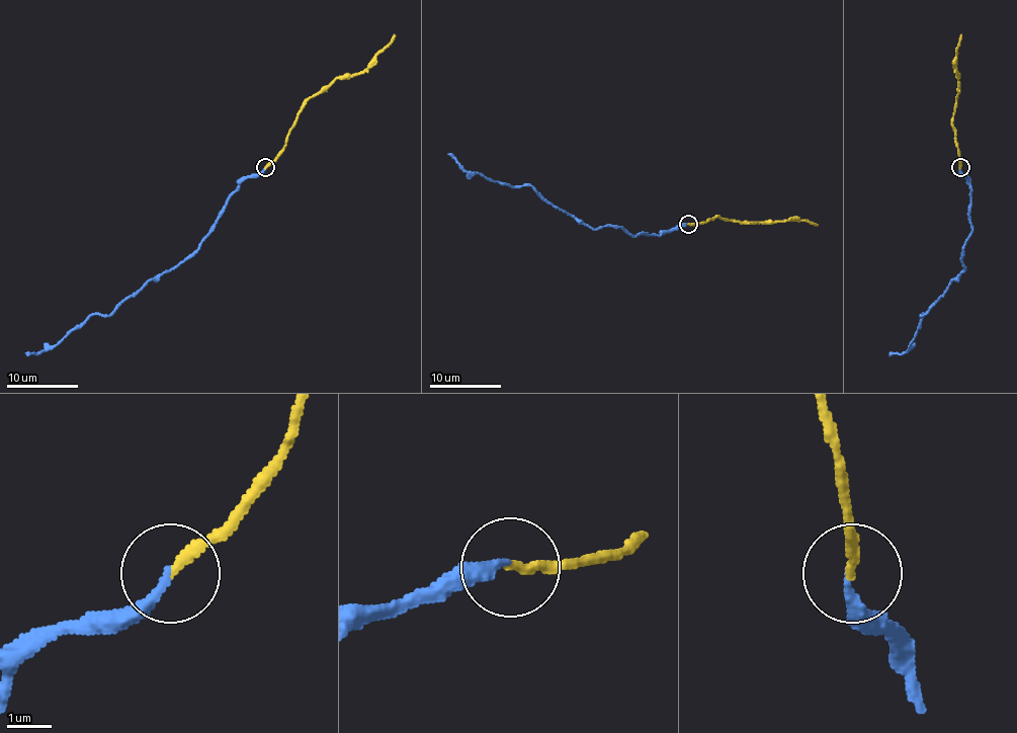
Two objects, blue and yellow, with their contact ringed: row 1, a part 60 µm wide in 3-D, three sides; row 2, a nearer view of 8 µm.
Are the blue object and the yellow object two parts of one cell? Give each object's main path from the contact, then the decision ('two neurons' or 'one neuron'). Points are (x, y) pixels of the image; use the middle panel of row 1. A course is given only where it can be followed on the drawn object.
blue runs (687, 224), (636, 236), (622, 227), (596, 229), (548, 204), (531, 186), (468, 173), (448, 154); yellow runs (687, 224), (714, 217), (759, 222), (808, 220), (817, 226); one neuron

